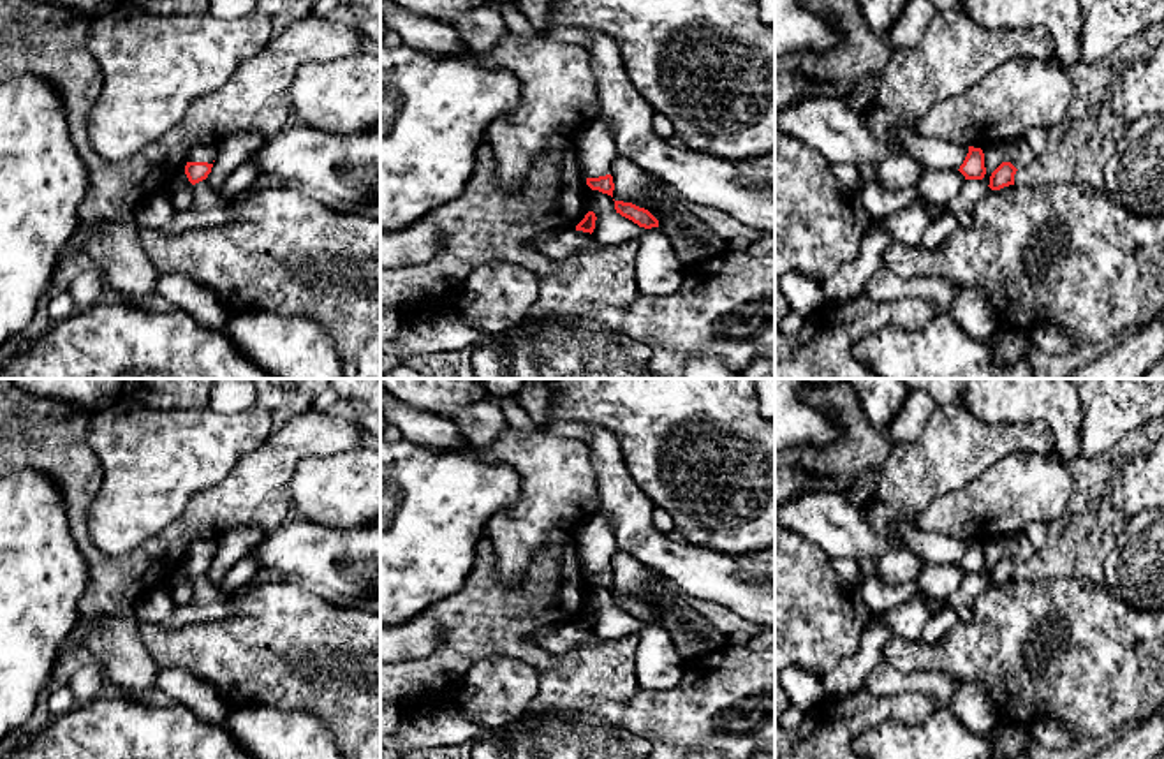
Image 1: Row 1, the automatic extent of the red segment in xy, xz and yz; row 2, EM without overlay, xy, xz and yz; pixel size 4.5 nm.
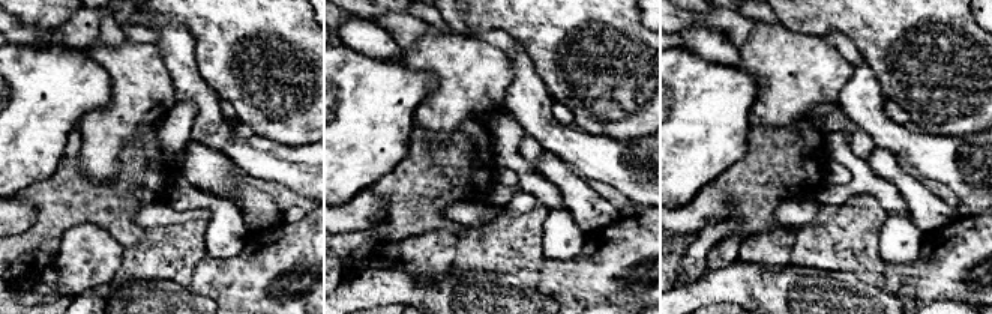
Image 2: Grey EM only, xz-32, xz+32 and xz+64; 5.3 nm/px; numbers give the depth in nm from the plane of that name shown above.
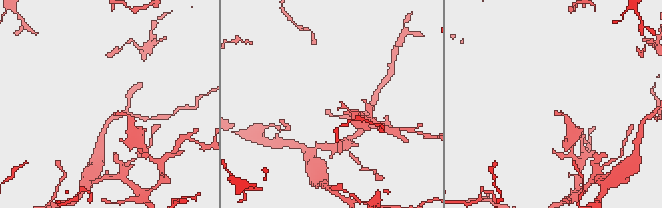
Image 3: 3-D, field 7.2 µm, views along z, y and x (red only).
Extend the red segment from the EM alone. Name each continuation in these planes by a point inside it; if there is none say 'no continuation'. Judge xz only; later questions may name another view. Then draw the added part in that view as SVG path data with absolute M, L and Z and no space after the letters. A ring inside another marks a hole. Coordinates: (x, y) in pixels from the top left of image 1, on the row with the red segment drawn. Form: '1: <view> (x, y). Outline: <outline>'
1: xz (596, 147). Outline: M595 118L574 139L578 160L586 178L606 176L613 160L618 157L616 137L613 127Z

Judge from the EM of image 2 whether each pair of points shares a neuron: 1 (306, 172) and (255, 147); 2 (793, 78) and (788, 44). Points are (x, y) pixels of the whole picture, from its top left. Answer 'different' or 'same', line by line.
1: same
2: same

